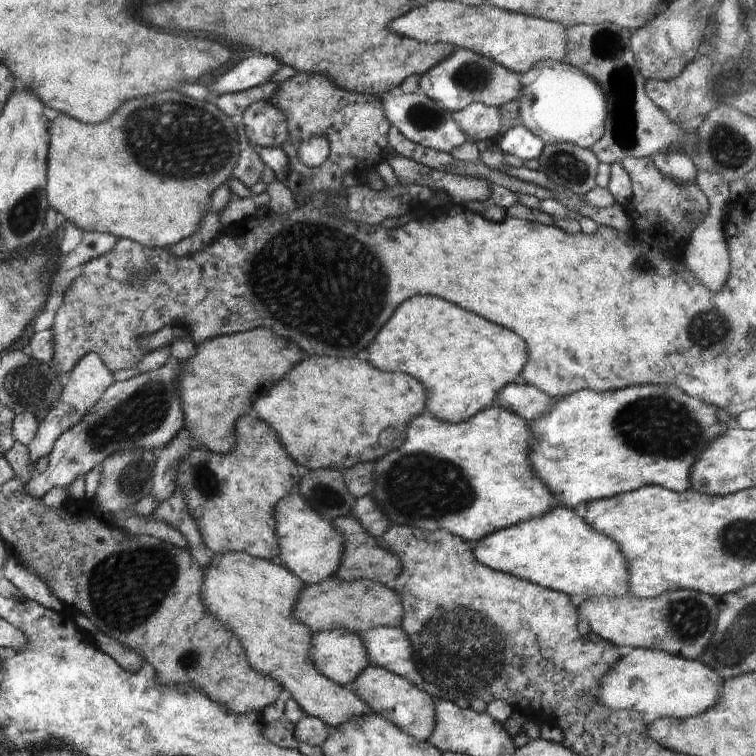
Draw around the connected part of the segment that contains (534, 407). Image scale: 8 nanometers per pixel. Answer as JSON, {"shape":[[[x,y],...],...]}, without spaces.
{"shape":[[[519,381],[506,386],[500,392],[495,406],[504,407],[519,414],[524,420],[534,422],[550,413],[557,400],[538,387]]]}

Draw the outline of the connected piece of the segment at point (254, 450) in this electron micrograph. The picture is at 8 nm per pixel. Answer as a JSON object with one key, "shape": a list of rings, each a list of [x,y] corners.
{"shape":[[[256,414],[243,415],[236,432],[237,446],[232,453],[216,453],[197,444],[177,470],[177,489],[182,488],[186,494],[188,510],[214,554],[246,552],[269,561],[281,554],[275,525],[276,504],[298,492],[303,477],[276,430]]]}

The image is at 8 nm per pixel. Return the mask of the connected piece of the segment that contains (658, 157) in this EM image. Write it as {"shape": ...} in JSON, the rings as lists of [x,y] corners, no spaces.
{"shape":[[[672,149],[665,153],[655,154],[653,158],[662,174],[679,183],[695,182],[695,178],[698,177],[698,168],[692,158],[683,150]]]}

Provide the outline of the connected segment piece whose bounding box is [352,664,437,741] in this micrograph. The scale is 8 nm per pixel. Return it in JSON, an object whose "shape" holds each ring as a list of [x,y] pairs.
{"shape":[[[370,664],[352,682],[352,691],[371,706],[371,712],[391,719],[405,733],[420,741],[428,741],[436,730],[435,702],[423,688],[384,667]]]}

